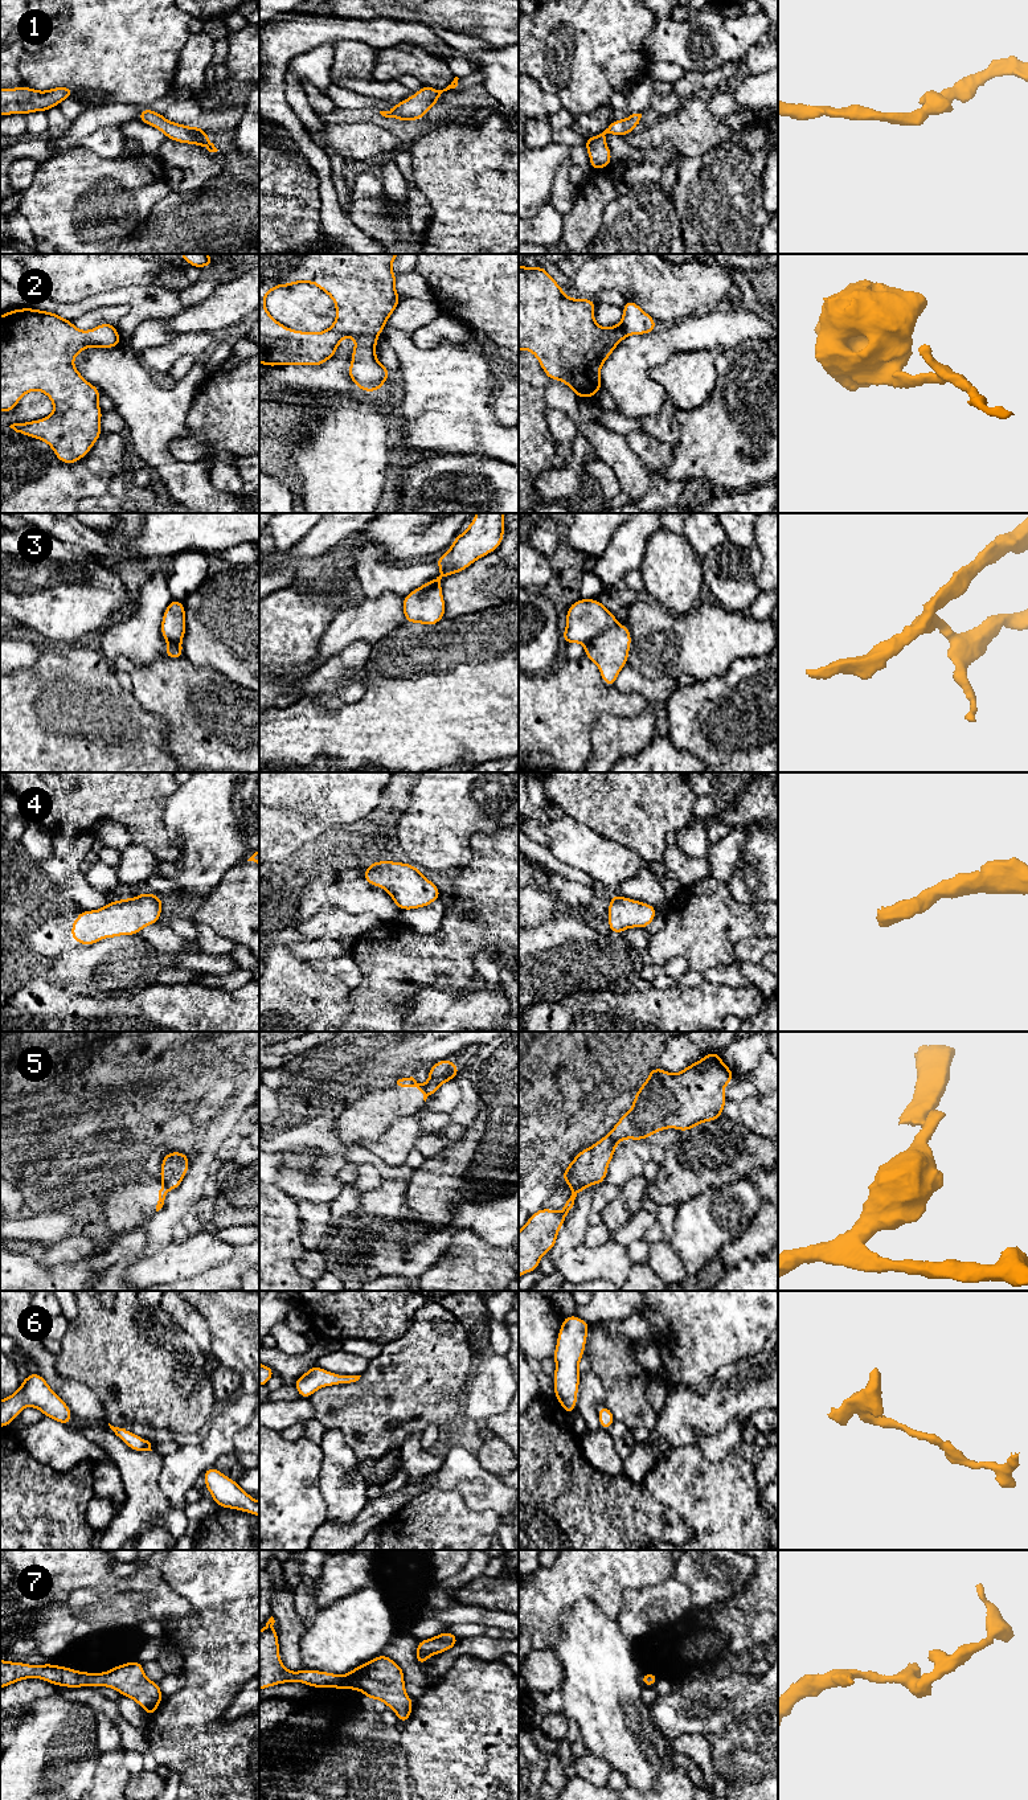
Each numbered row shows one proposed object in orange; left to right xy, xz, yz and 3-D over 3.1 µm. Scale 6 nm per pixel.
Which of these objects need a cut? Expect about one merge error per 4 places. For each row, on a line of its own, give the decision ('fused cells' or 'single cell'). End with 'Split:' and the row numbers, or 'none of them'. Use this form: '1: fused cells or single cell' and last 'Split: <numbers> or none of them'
1: single cell
2: single cell
3: fused cells
4: single cell
5: fused cells
6: single cell
7: single cell
Split: 3, 5

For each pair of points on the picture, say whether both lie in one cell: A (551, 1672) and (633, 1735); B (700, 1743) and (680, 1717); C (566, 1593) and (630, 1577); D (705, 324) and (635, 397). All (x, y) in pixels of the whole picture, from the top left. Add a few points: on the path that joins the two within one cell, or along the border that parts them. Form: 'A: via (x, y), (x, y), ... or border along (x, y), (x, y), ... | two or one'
A: border along (555, 1651), (562, 1668), (561, 1690) | two
B: border along (703, 1734), (682, 1734), (672, 1741) | two
C: via (582, 1577), (614, 1577) | one
D: via (682, 336), (668, 339), (635, 373) | one

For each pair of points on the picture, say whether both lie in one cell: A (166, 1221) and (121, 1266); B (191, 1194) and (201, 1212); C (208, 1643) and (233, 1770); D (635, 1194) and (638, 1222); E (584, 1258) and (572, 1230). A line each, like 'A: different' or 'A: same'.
A: same
B: different
C: same
D: different
E: different

